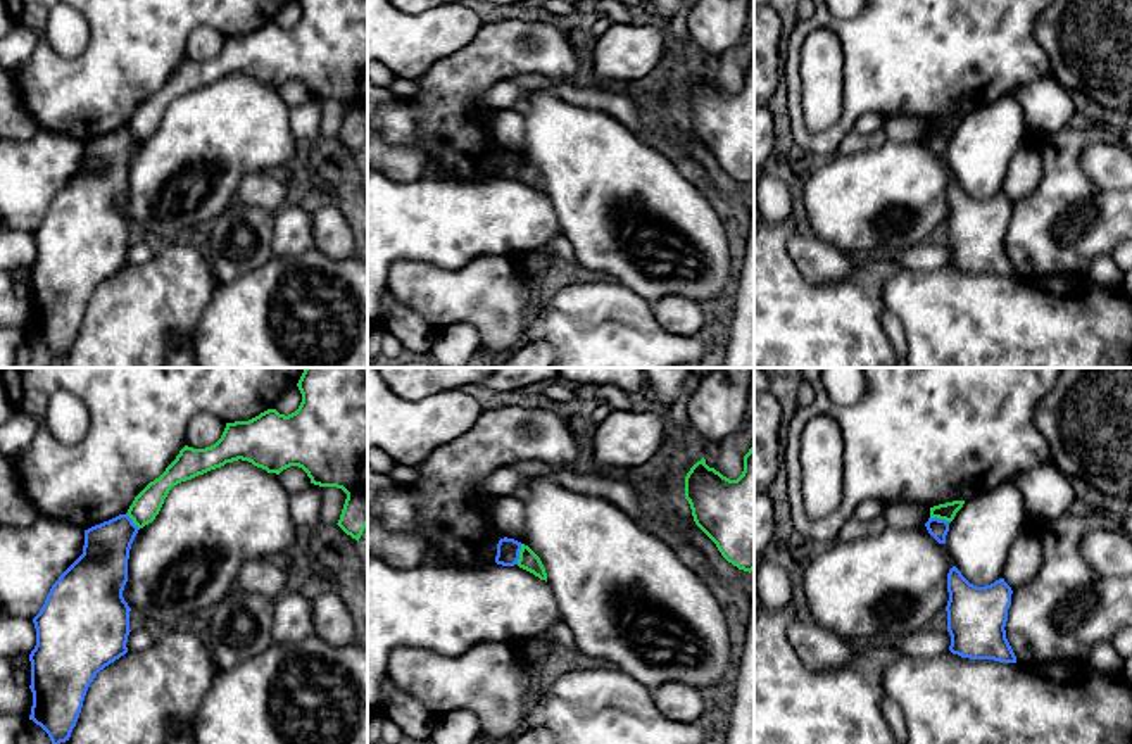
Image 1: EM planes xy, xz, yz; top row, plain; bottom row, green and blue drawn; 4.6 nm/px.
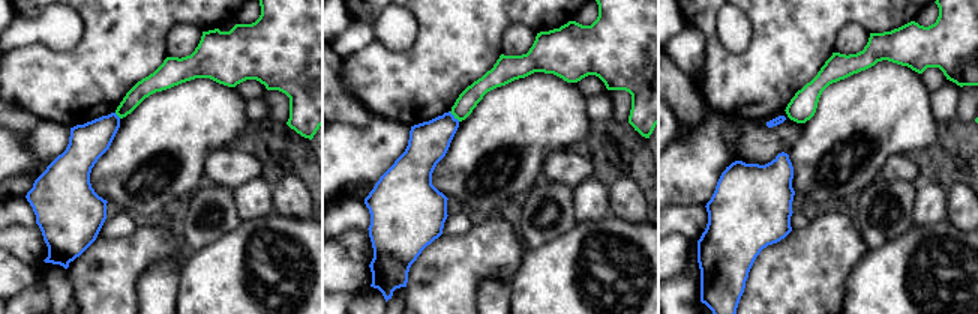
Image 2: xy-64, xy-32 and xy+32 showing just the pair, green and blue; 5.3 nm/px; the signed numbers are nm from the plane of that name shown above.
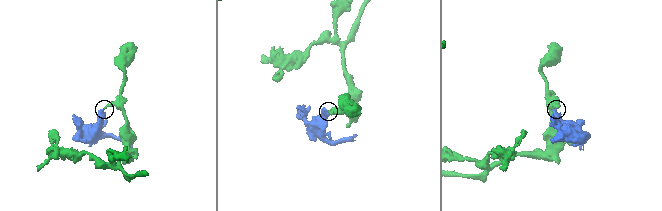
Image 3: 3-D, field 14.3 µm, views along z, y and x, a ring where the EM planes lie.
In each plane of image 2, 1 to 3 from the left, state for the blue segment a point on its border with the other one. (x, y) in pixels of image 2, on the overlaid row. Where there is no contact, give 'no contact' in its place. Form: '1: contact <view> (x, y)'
1: contact xy-64 (117, 114)
2: contact xy-32 (455, 116)
3: no contact

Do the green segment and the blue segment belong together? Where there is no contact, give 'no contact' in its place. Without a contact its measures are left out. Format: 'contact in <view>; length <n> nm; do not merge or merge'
contact in xz; length 100 nm; do not merge

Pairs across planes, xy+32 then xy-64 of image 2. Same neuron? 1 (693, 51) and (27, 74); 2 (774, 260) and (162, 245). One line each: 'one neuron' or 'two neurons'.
1: two neurons
2: one neuron

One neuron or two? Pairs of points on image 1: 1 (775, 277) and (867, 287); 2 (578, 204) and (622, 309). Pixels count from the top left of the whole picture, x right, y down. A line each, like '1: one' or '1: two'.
1: one
2: two

